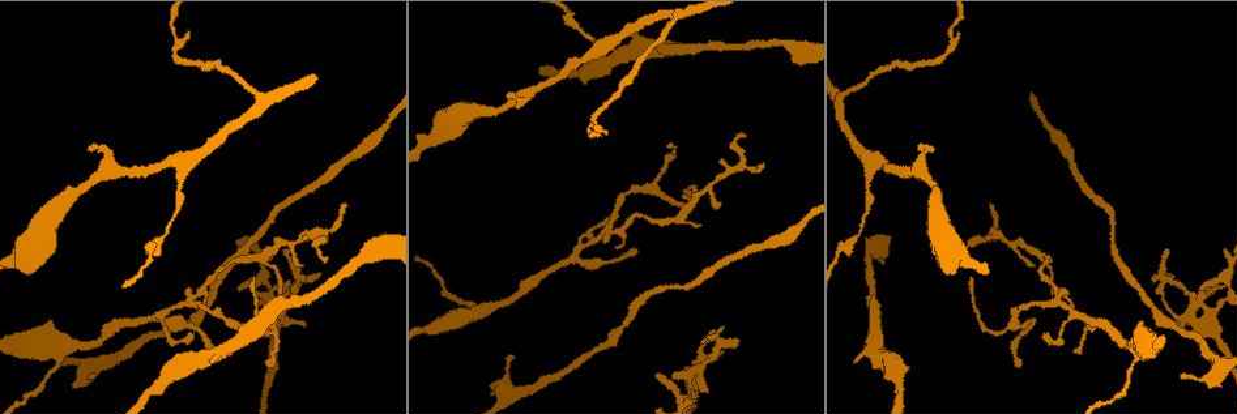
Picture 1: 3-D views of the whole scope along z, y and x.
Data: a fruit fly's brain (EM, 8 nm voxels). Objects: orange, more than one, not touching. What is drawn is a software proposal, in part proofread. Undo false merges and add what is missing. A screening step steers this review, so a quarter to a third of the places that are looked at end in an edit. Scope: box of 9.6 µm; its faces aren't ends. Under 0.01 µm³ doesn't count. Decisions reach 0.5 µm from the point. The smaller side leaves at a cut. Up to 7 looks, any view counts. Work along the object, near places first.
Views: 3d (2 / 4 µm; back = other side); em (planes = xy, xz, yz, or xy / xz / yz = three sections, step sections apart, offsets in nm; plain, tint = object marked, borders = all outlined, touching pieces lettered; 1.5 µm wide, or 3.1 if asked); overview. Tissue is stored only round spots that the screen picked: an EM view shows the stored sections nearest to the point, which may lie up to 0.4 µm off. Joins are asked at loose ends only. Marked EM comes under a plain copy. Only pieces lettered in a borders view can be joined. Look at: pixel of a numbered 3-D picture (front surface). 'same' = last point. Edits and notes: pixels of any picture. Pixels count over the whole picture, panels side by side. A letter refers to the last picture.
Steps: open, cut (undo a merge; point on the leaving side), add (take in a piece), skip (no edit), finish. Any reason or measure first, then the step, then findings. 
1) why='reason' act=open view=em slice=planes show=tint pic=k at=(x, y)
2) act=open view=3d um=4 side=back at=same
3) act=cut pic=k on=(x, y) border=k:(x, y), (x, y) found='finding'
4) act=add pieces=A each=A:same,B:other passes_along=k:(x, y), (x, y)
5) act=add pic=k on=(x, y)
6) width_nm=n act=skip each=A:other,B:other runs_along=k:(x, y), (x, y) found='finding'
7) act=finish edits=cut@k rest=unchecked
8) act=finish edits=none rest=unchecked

why='an open end' act=open view=em slice=planes show=tint pic=1 at=(73, 383)

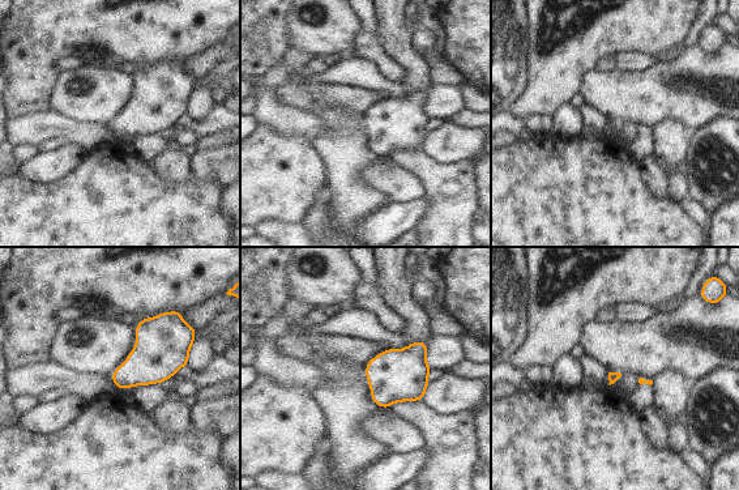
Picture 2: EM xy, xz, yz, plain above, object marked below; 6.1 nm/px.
why='what lies round it' act=open view=em slice=planes show=borders at=same

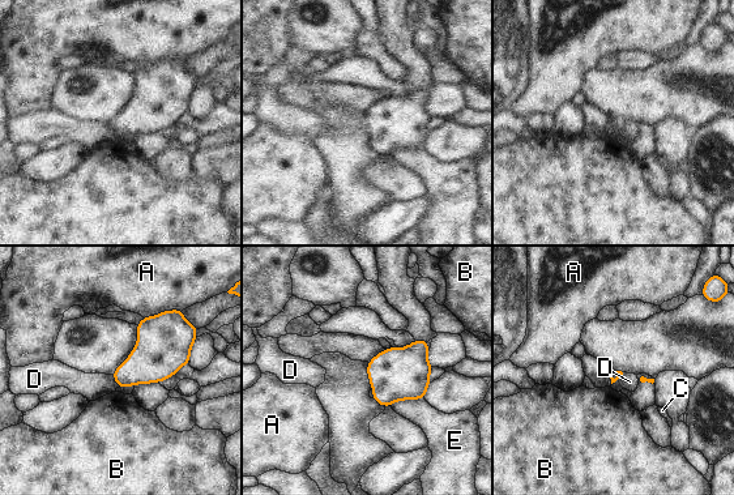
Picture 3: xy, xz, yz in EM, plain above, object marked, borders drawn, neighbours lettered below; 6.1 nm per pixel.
act=skip each=A:other,B:other,C:other,D:other,E:other found='none of them fits'

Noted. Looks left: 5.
why='branch stops here' act=open view=em slice=planes show=borders pic=1 at=(263, 336)

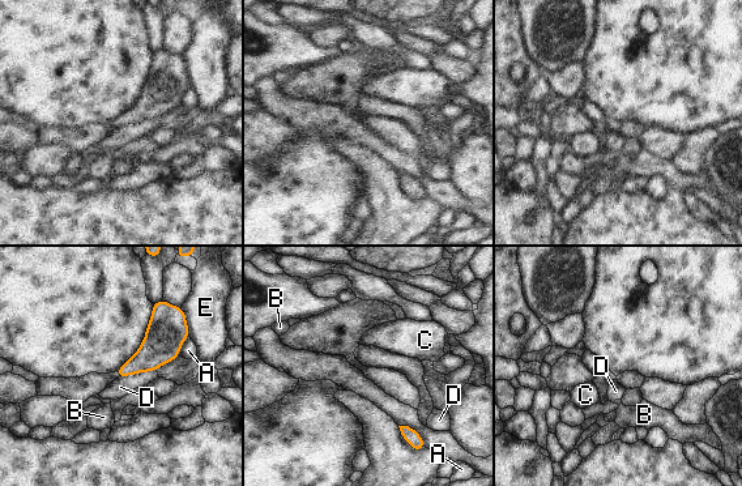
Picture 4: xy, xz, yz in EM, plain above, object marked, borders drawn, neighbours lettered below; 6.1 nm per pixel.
width_nm=140 act=skip each=A:other,B:other,C:other,D:other,E:other border=4:(156, 369), (118, 378) found='none of them fits'

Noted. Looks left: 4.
act=open view=3d um=4 pic=1 at=(762, 164)

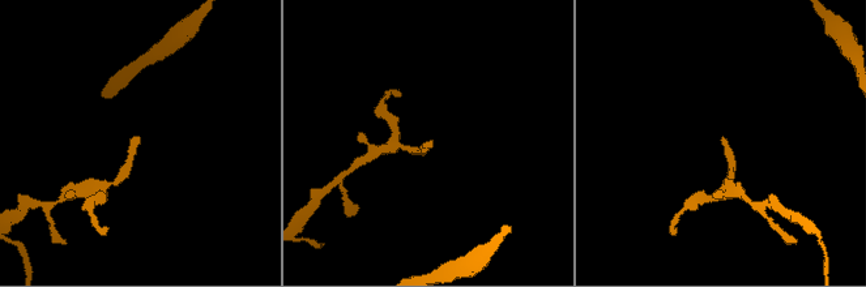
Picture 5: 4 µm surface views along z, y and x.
why='now the EM' act=open view=em slice=planes show=borders pic=5 at=(139, 139)

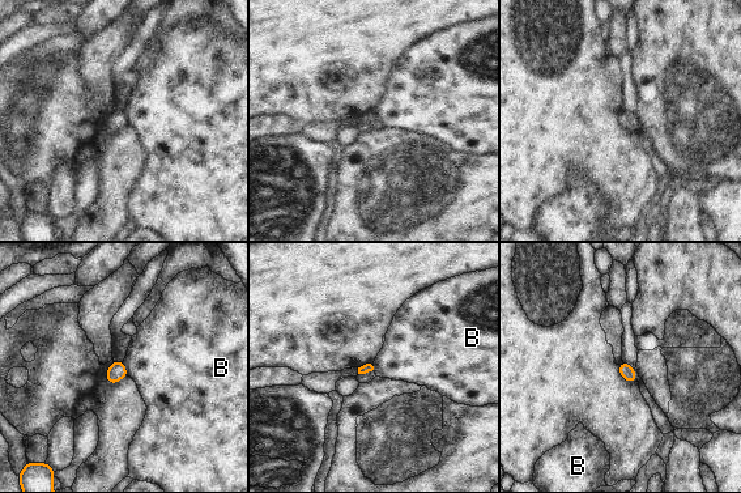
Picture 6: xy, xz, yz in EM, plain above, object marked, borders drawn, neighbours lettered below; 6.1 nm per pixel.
act=skip each=B:other border=6:(122, 361), (128, 375) found='no lettered piece goes on from it'

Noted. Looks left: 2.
act=finish edits=none rest=unchecked

